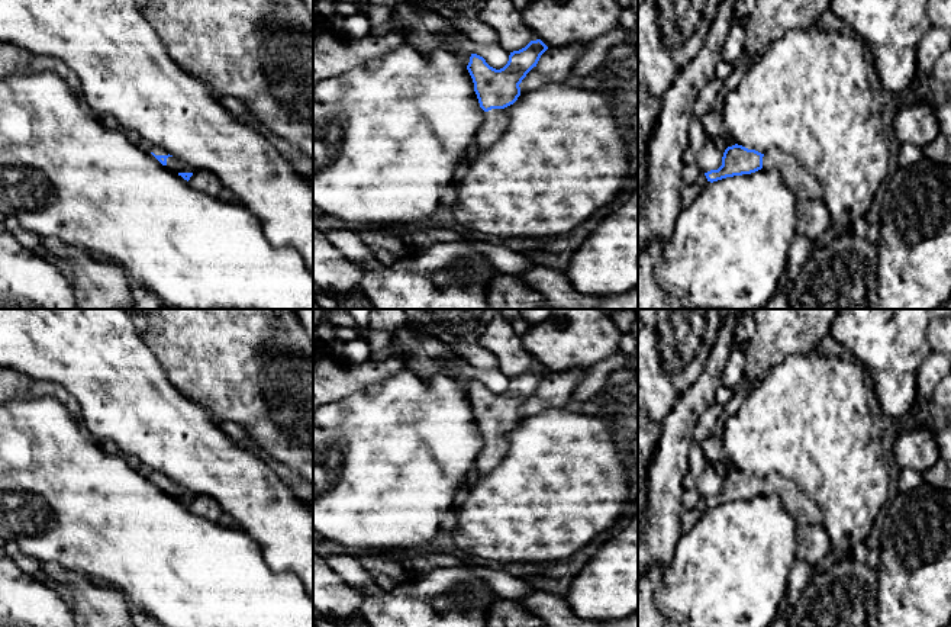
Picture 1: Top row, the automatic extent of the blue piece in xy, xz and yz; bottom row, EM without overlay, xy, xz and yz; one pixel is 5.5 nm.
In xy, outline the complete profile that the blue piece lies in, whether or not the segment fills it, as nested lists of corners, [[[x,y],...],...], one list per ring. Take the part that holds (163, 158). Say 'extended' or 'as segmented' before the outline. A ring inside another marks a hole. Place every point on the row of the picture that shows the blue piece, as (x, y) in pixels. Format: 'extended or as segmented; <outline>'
extended; [[[152,147],[151,154],[162,164],[167,165],[171,171],[181,176],[184,180],[190,180],[190,177],[194,173],[194,168],[191,168],[184,161],[178,160],[177,157],[170,155],[164,148],[161,147]]]

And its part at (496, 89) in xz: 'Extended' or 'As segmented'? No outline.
Extended

